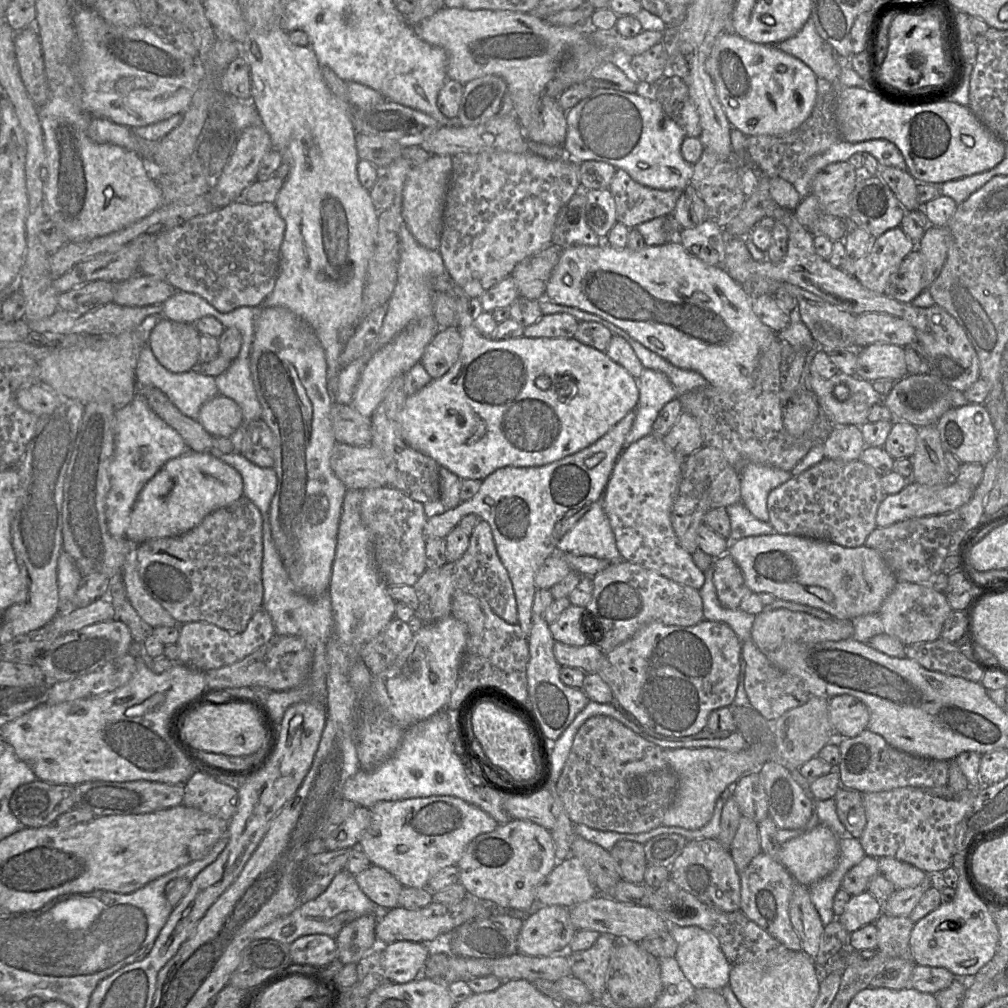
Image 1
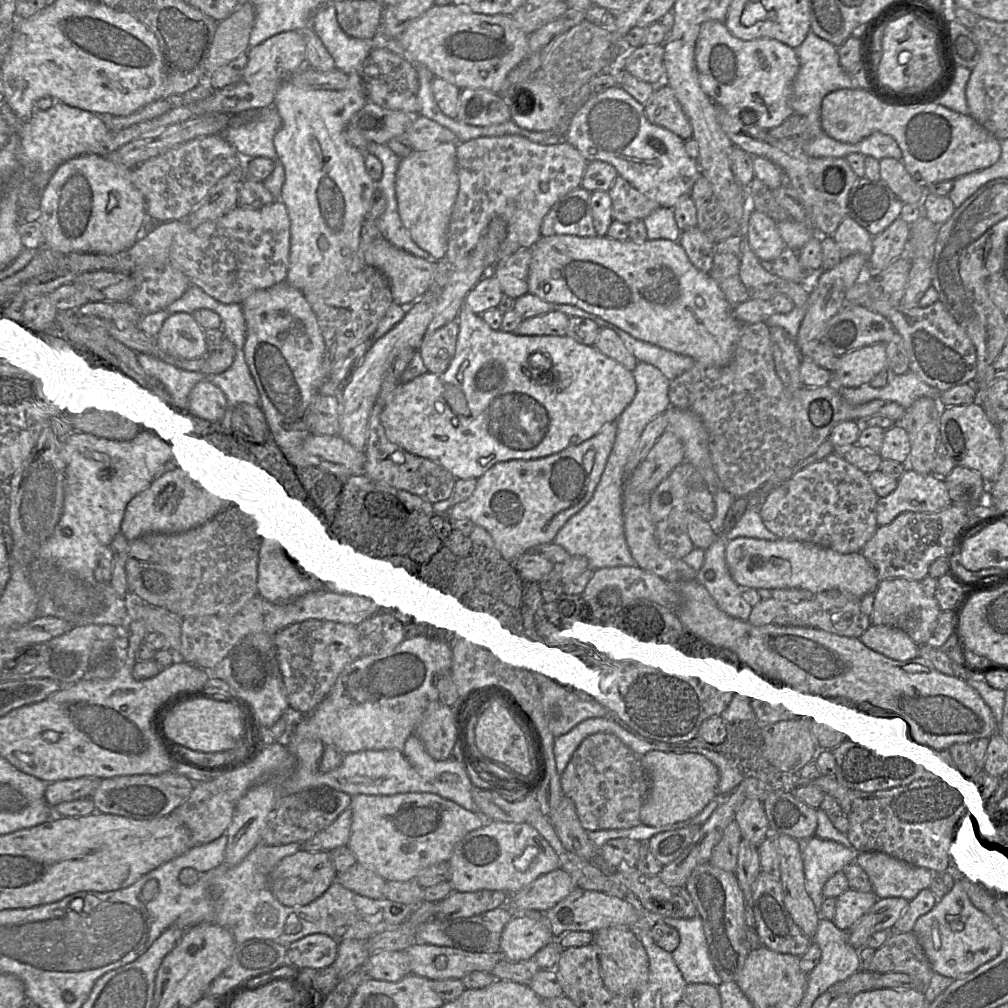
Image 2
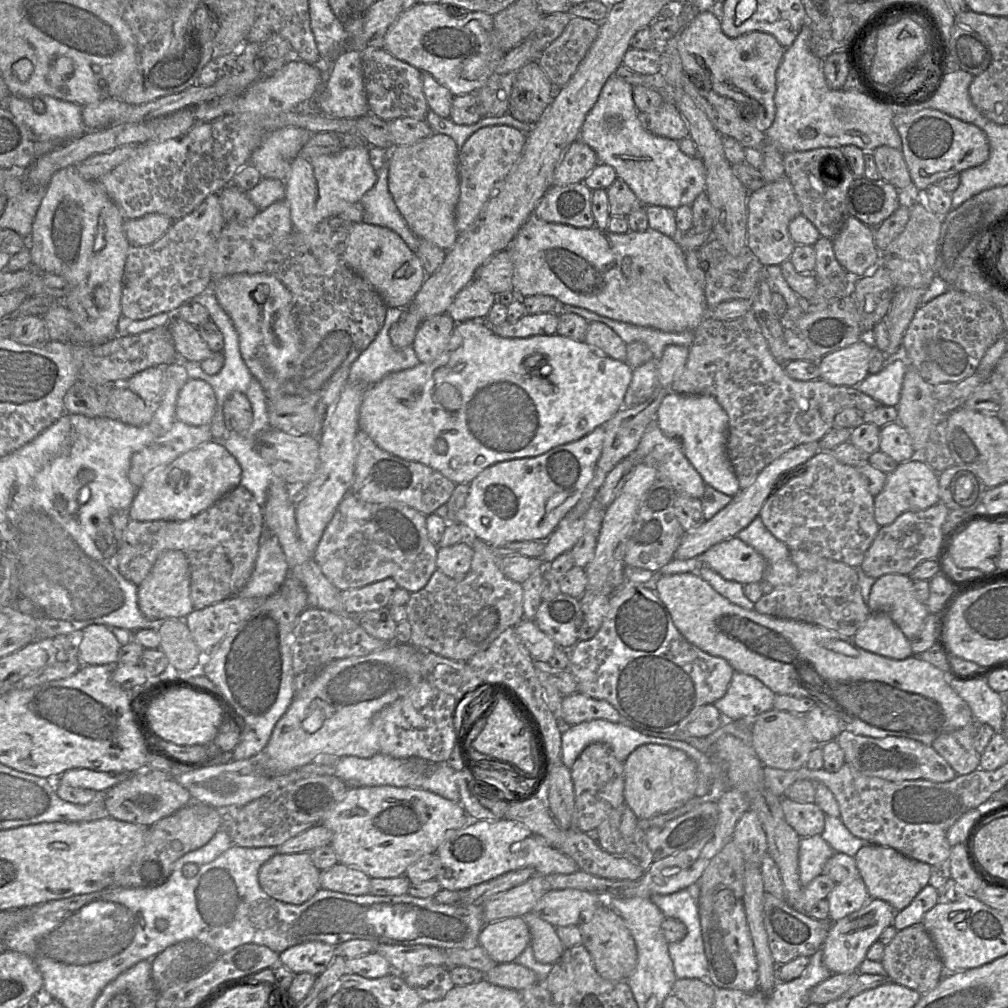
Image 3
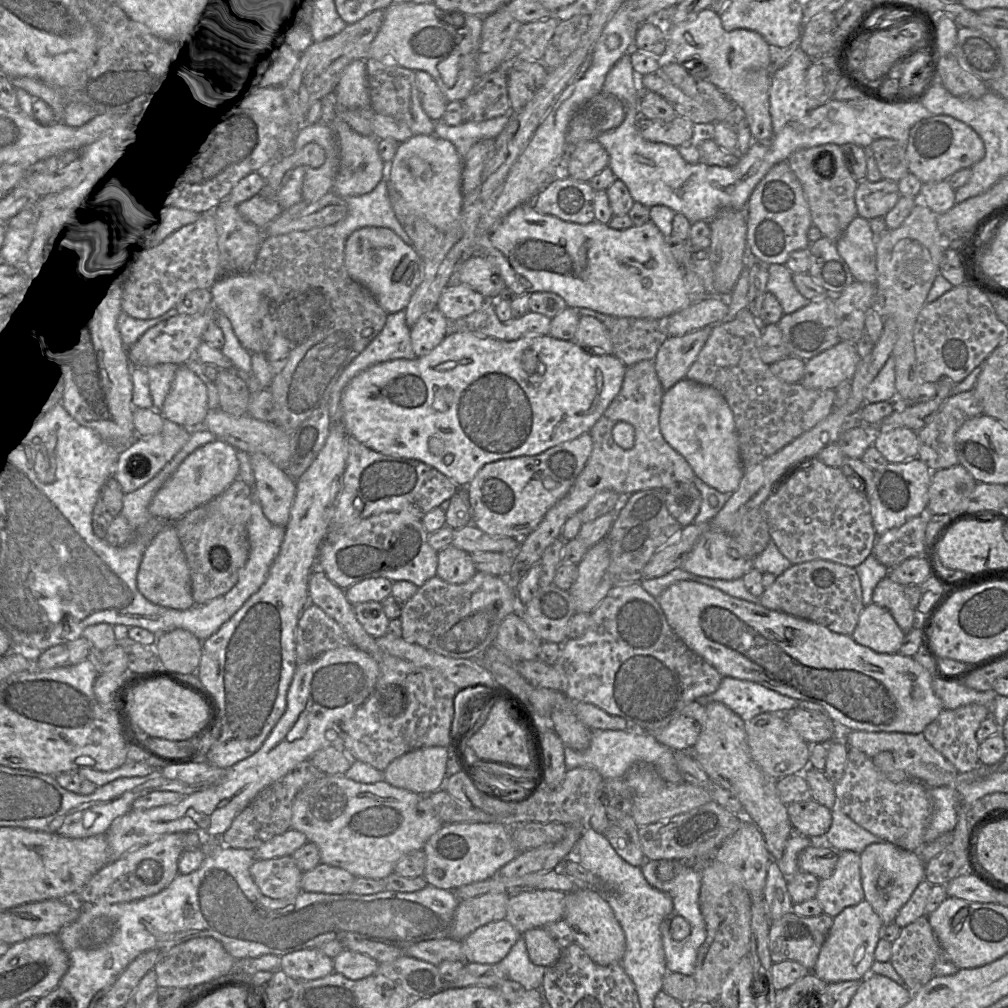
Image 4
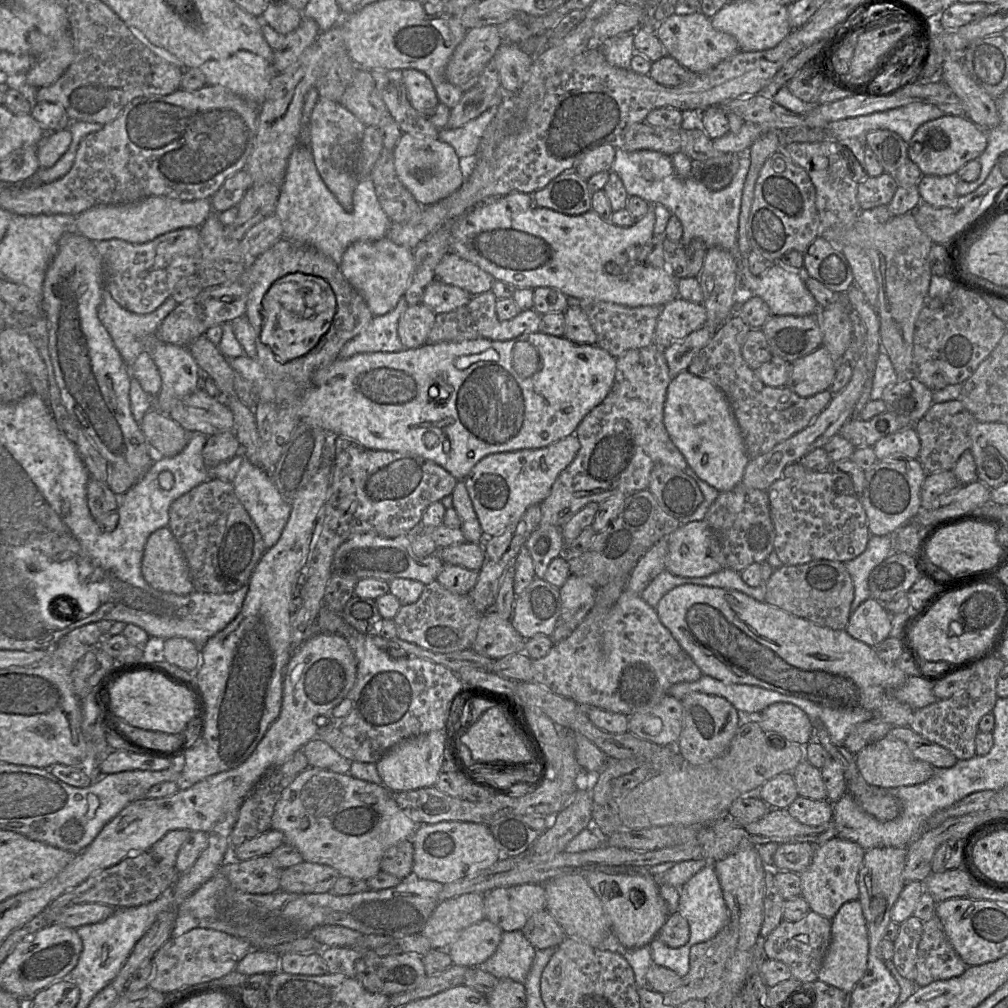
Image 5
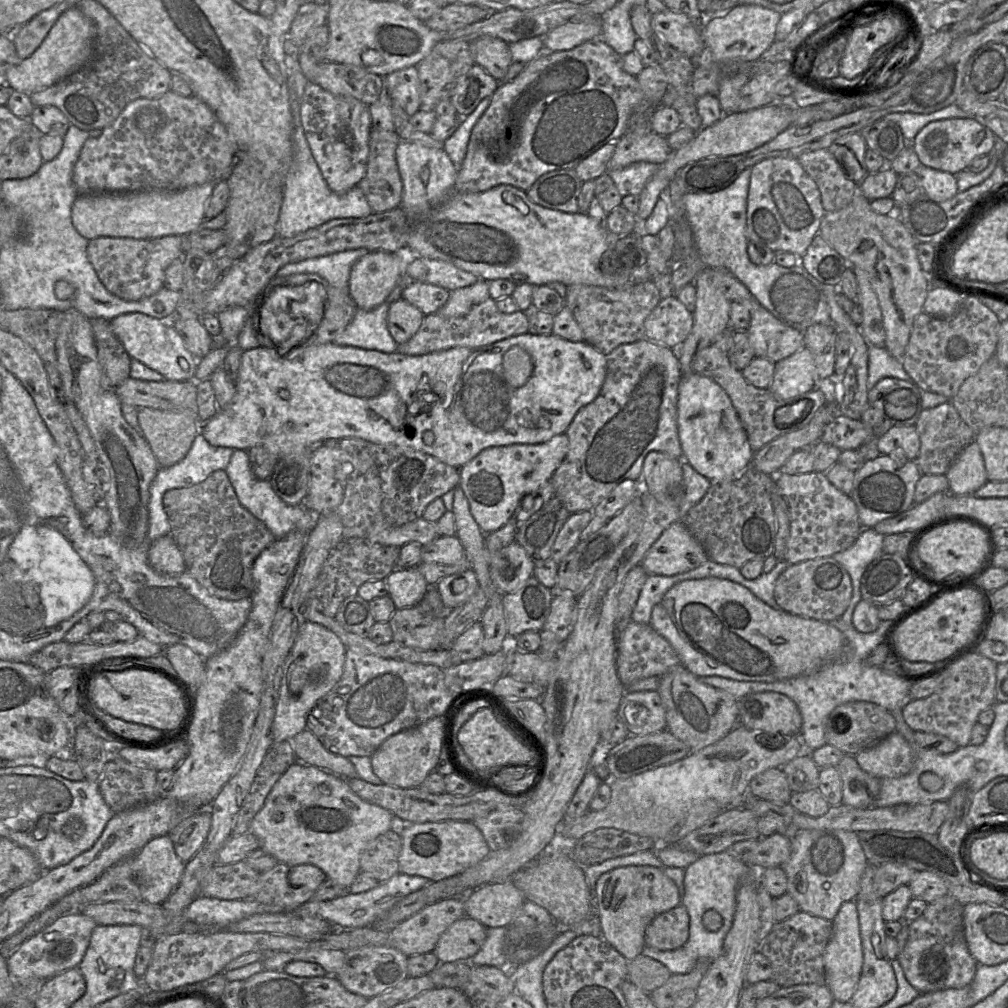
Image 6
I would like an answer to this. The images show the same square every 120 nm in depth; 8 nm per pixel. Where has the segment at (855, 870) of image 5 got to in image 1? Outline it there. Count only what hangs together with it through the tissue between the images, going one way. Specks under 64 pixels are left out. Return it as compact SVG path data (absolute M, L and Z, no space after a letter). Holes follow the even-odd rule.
M865 891L859 895L851 896L838 920L851 934L868 924L875 923L882 910L883 903Z

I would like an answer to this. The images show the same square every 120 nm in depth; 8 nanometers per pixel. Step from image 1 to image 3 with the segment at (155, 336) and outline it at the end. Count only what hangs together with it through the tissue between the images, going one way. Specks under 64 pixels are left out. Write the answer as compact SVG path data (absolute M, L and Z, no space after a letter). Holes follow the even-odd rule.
M172 318L167 327L178 354L178 358L193 362L202 362L212 353L199 334L198 328L180 318Z

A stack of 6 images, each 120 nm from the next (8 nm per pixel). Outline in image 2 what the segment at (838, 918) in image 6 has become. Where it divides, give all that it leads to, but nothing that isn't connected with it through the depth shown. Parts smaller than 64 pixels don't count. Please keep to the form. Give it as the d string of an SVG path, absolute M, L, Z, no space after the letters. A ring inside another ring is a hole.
M900 897L878 899L848 931L847 941L856 950L866 947L869 938L881 930L892 930L909 901Z

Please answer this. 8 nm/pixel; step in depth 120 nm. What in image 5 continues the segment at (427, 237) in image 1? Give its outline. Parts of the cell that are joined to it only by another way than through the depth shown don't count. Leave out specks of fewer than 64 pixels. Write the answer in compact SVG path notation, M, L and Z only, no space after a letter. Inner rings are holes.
M401 133L392 152L394 168L399 180L422 206L432 205L450 196L465 181L467 159L460 159L452 146L438 138Z

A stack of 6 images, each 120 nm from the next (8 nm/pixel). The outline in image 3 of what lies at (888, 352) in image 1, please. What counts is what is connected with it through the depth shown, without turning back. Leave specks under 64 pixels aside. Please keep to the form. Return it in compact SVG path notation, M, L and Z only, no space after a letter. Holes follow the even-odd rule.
M863 338L825 355L817 361L820 379L835 386L857 386L869 374L872 347L873 343L868 338Z

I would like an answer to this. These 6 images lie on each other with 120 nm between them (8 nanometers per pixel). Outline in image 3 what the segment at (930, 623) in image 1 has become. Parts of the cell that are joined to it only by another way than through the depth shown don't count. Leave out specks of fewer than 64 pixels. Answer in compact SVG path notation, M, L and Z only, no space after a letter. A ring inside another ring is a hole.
M886 574L876 579L869 595L871 612L888 614L904 635L913 639L929 614L925 602L915 595L909 575Z

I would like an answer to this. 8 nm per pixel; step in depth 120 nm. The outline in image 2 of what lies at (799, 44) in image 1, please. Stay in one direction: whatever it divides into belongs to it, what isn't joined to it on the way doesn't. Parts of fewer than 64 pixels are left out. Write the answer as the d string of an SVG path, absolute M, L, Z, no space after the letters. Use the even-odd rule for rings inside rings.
M811 30L795 51L800 68L791 88L791 107L794 114L805 115L810 126L813 121L821 120L821 104L827 94L839 89L860 88L851 80L849 73L841 67L837 47L818 37Z

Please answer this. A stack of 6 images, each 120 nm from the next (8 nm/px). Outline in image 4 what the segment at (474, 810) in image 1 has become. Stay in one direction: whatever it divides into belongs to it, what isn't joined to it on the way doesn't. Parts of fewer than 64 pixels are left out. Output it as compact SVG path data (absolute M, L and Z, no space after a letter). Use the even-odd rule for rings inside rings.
M323 775L300 790L292 806L291 829L302 832L308 842L318 847L321 863L342 868L356 878L386 878L404 855L423 850L427 840L442 826L427 794L397 788L385 780L364 784L344 775Z

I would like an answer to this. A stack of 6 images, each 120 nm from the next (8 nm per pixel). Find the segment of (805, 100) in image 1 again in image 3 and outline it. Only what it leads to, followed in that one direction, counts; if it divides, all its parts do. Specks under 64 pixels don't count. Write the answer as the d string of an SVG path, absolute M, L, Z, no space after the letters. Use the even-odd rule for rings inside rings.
M702 11L679 33L677 41L682 68L685 74L699 80L709 78L711 89L717 94L728 97L736 102L750 105L754 110L755 126L765 132L772 125L776 106L774 96L776 92L776 72L782 61L785 48L771 34L753 31L737 38L727 37L721 29L717 11Z

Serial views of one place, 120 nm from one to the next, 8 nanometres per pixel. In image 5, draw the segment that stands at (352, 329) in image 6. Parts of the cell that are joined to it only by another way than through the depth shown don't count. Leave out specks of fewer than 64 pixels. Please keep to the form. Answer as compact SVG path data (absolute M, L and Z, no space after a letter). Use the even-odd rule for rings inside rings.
M402 296L396 307L385 315L374 316L367 327L348 341L339 353L339 358L348 359L362 353L394 353L406 349L398 336L398 322L408 304Z

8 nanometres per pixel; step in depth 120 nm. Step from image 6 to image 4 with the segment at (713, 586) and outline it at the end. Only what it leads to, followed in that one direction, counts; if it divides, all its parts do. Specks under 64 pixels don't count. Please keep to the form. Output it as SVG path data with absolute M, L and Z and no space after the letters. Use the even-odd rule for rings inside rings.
M696 581L671 585L661 593L658 602L676 635L723 677L755 682L790 698L819 704L833 722L852 731L919 734L944 709L932 688L934 676L913 657L875 652L857 643L852 636L732 597Z

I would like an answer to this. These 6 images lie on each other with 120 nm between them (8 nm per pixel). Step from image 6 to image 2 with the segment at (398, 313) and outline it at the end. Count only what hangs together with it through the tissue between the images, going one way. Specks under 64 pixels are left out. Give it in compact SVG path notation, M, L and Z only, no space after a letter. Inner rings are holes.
M455 320L437 329L422 342L417 352L427 372L438 375L448 368L455 355L458 332Z

